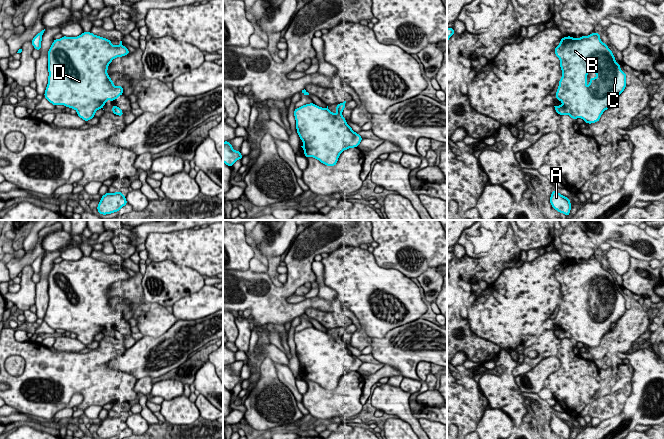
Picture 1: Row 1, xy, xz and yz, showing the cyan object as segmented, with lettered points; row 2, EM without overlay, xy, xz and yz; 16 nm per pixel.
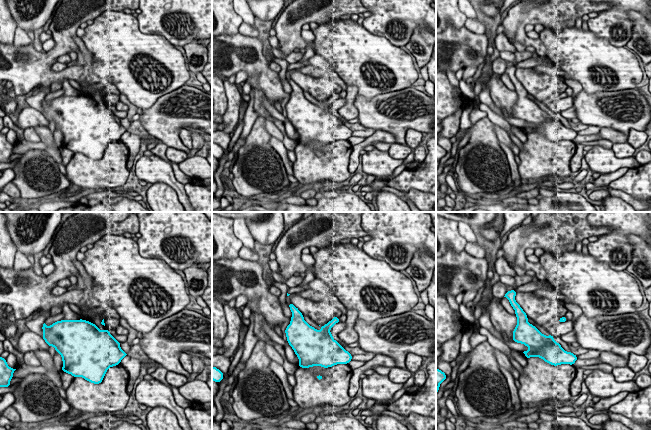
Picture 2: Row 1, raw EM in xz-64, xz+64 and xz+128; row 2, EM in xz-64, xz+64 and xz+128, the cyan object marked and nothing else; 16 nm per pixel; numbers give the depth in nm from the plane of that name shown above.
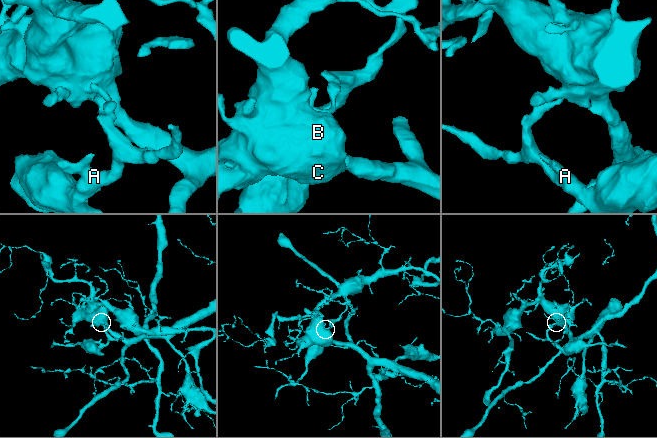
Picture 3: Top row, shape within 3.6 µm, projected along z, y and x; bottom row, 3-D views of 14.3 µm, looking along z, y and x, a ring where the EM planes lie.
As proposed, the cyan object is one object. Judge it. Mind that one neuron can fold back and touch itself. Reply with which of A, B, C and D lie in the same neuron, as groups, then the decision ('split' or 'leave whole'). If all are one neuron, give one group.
A B C D | leave whole

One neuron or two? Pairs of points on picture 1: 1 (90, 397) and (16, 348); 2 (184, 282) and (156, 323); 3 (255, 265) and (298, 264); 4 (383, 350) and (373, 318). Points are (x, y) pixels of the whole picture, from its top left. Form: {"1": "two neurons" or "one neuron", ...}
{"1": "one neuron", "2": "two neurons", "3": "two neurons", "4": "two neurons"}

